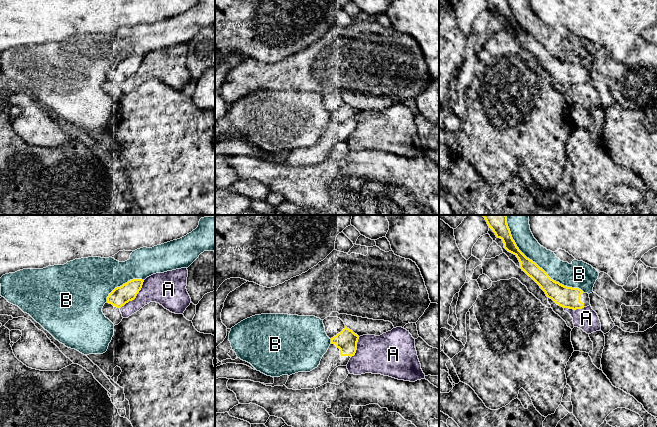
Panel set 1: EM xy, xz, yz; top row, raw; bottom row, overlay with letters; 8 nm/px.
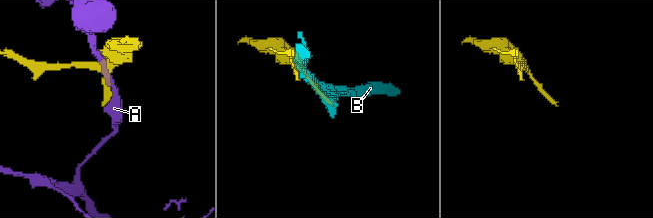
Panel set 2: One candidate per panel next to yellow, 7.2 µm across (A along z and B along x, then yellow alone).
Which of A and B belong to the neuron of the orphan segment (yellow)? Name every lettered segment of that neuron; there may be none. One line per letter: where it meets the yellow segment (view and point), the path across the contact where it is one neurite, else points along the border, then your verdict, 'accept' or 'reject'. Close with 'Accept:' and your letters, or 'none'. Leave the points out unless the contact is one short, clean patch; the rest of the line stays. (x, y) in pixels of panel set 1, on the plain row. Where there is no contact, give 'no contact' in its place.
A: meets yellow in xy at (136, 71); reject
B: meets yellow in yz at (538, 42); reject
Accept: none

